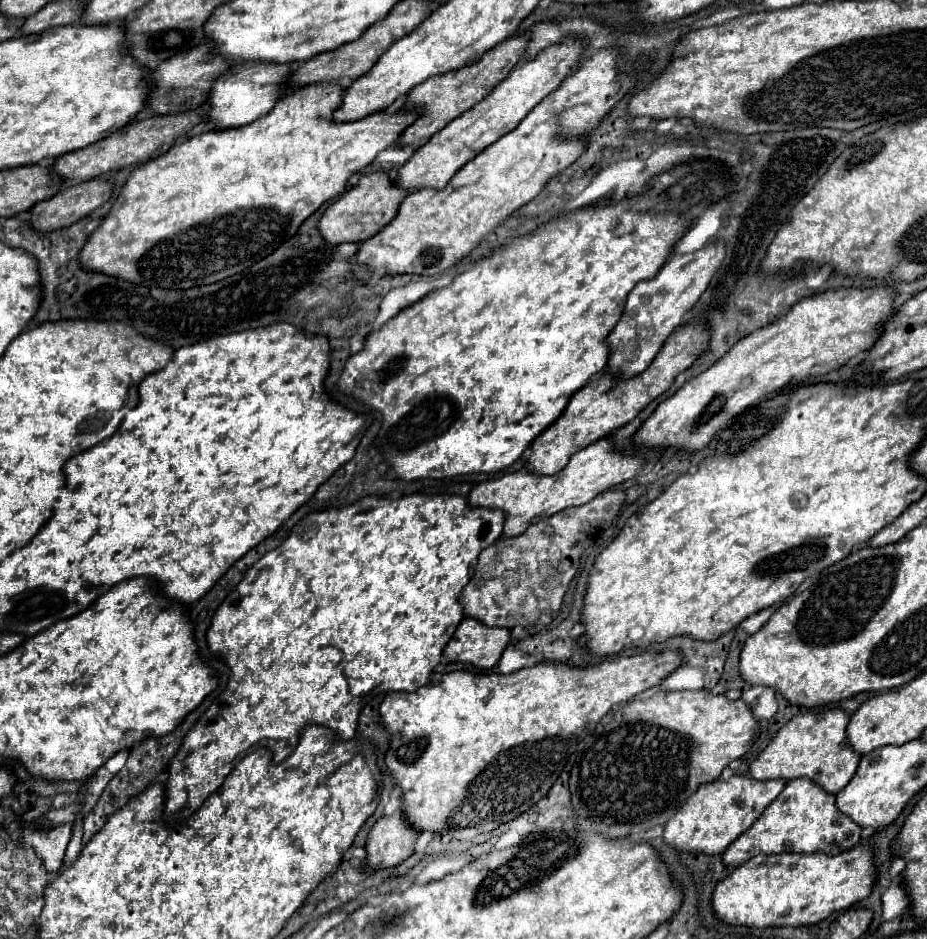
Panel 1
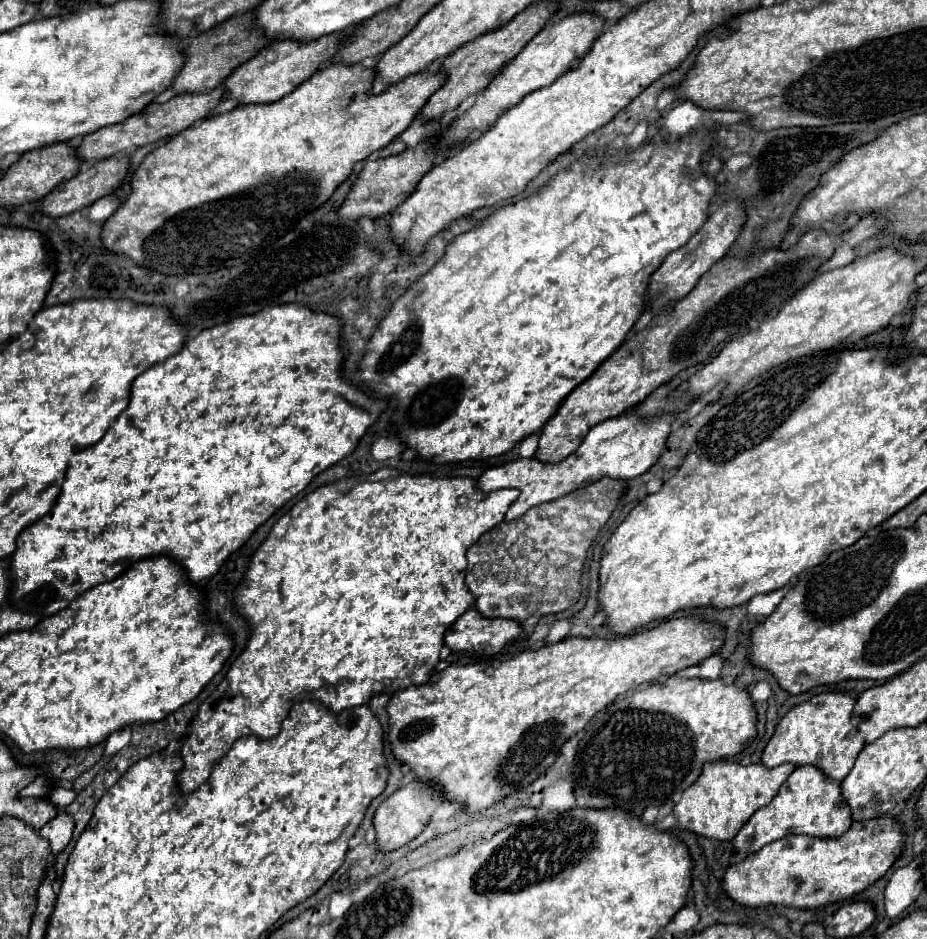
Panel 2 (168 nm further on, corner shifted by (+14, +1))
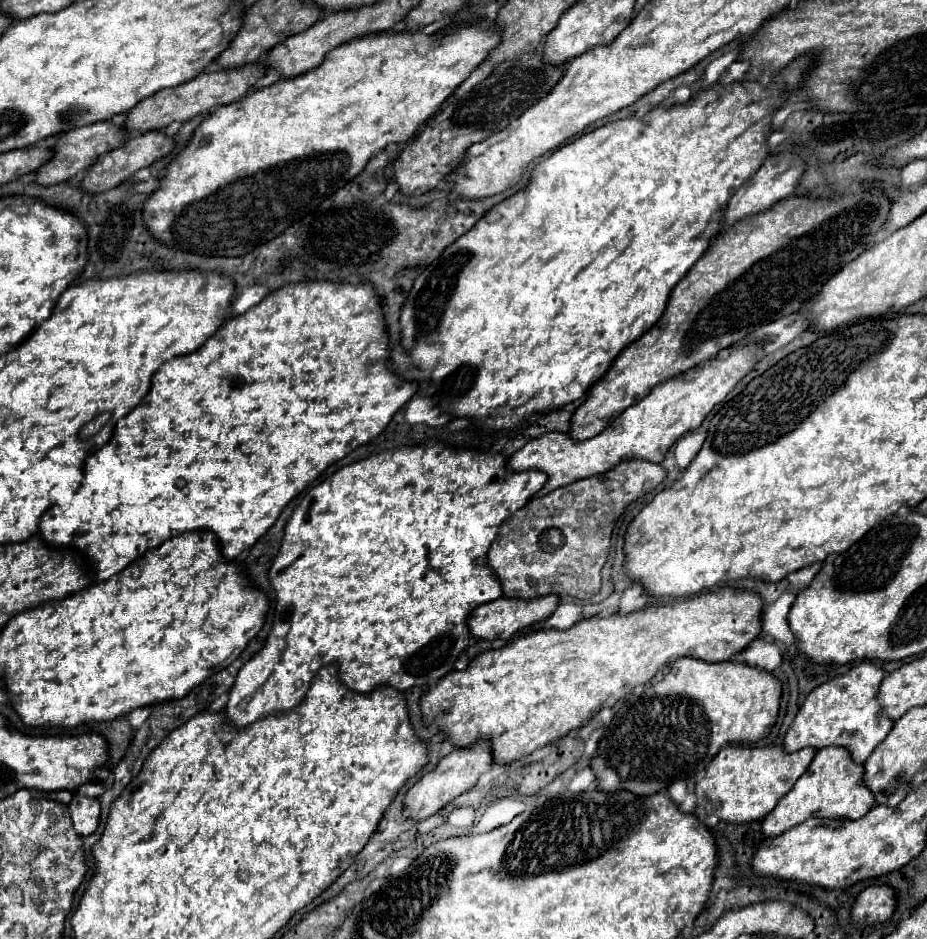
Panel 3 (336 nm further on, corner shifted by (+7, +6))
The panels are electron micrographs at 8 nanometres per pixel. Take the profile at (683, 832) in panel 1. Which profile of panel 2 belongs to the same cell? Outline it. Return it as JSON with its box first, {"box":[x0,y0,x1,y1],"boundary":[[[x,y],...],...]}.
{"box":[674,761,794,841],"boundary":[[[716,761],[704,765],[702,775],[682,793],[682,799],[674,805],[676,825],[682,831],[692,831],[700,837],[714,841],[732,841],[740,827],[750,819],[754,811],[768,805],[778,793],[780,785],[794,771],[794,765],[780,765],[776,769],[766,769],[760,763],[738,765],[730,761]]]}

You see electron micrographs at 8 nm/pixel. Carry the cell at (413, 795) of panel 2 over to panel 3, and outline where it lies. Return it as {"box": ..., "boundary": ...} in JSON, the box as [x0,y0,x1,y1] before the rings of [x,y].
{"box":[405,740,493,820],"boundary":[[[479,740],[465,748],[455,748],[451,754],[439,760],[435,770],[425,774],[417,784],[409,788],[405,796],[405,814],[413,820],[423,820],[437,814],[445,804],[453,802],[459,794],[471,790],[477,784],[479,776],[491,768],[493,768],[493,754],[491,754],[491,744],[487,740]]]}

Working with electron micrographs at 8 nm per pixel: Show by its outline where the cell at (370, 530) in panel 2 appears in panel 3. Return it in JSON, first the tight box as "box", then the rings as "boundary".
{"box":[225,440,547,728],"boundary":[[[427,440],[423,446],[401,446],[397,450],[385,450],[369,458],[363,458],[359,462],[353,462],[349,466],[343,466],[333,476],[329,476],[327,480],[311,488],[301,500],[301,504],[295,508],[285,528],[285,538],[283,538],[279,556],[275,558],[269,570],[269,580],[277,592],[275,624],[267,638],[267,644],[237,674],[235,686],[229,694],[229,702],[225,708],[229,722],[243,728],[245,724],[253,724],[269,714],[295,708],[305,698],[307,688],[311,686],[311,678],[327,662],[339,662],[339,674],[341,674],[343,684],[355,692],[371,692],[373,688],[381,684],[389,684],[397,690],[407,690],[413,686],[439,682],[445,674],[453,670],[455,660],[471,642],[471,632],[467,626],[467,616],[471,614],[471,610],[503,596],[501,582],[497,580],[497,576],[487,564],[487,552],[499,532],[501,522],[513,512],[517,512],[519,508],[523,508],[529,502],[529,498],[535,496],[543,488],[545,482],[547,482],[547,474],[541,470],[523,470],[523,472],[509,470],[507,458],[503,454],[477,452],[471,448],[465,448],[465,450],[459,448],[455,452],[453,446],[445,442]]]}

